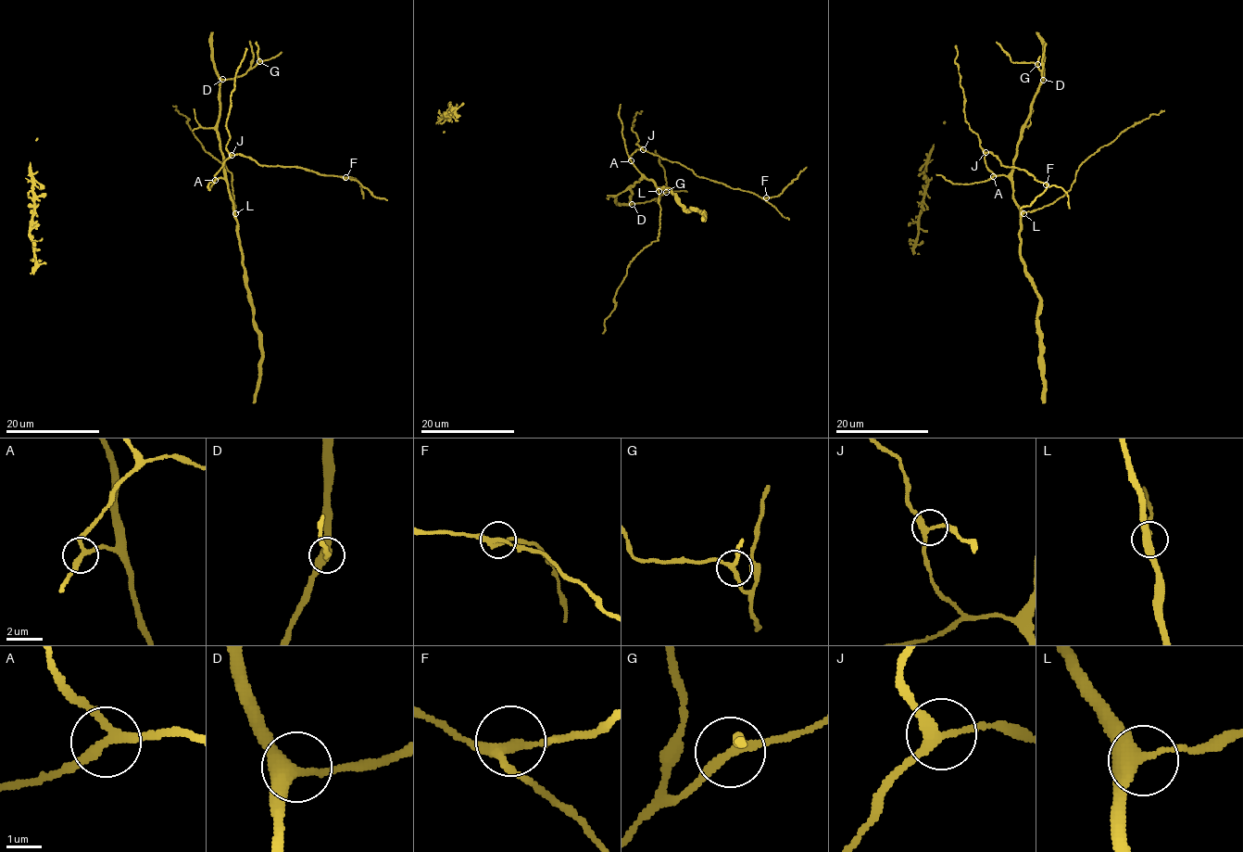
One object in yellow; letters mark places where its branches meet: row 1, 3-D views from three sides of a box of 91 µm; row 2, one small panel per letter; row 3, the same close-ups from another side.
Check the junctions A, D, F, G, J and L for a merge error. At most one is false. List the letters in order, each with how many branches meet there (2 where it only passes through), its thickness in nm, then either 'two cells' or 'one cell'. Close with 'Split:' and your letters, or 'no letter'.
A: 3 | 240 nm | one cell
D: 3 | 360 nm | one cell
F: 3 | 240 nm | one cell
G: 3 | 220 nm | one cell
J: 3 | 240 nm | one cell
L: 3 | 360 nm | one cell
Split: no letter

